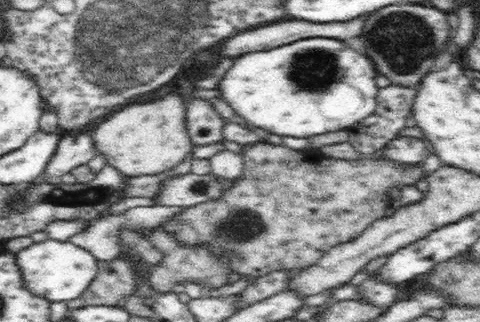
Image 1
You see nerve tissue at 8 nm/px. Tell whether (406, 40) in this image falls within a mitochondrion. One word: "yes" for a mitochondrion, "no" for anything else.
yes

